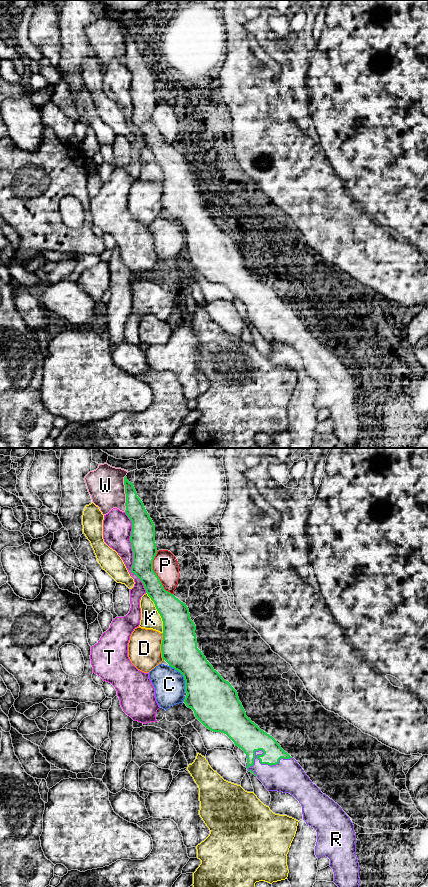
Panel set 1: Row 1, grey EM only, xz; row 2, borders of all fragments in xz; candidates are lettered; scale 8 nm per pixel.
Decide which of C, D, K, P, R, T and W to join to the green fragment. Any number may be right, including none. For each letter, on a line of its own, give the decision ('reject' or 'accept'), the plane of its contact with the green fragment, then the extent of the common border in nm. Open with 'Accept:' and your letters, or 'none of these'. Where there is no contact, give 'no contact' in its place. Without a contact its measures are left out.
Accept: R
C: reject; meets green in xz; contact 260 nm long
D: reject; meets green in xz; contact 220 nm long
K: reject; meets green in xz; contact 360 nm long
P: reject; meets green in xz; contact 380 nm long
R: accept; meets green in xz; contact 380 nm long
T: reject; meets green in xz; contact 650 nm long
W: reject; meets green in xz; contact 300 nm long

